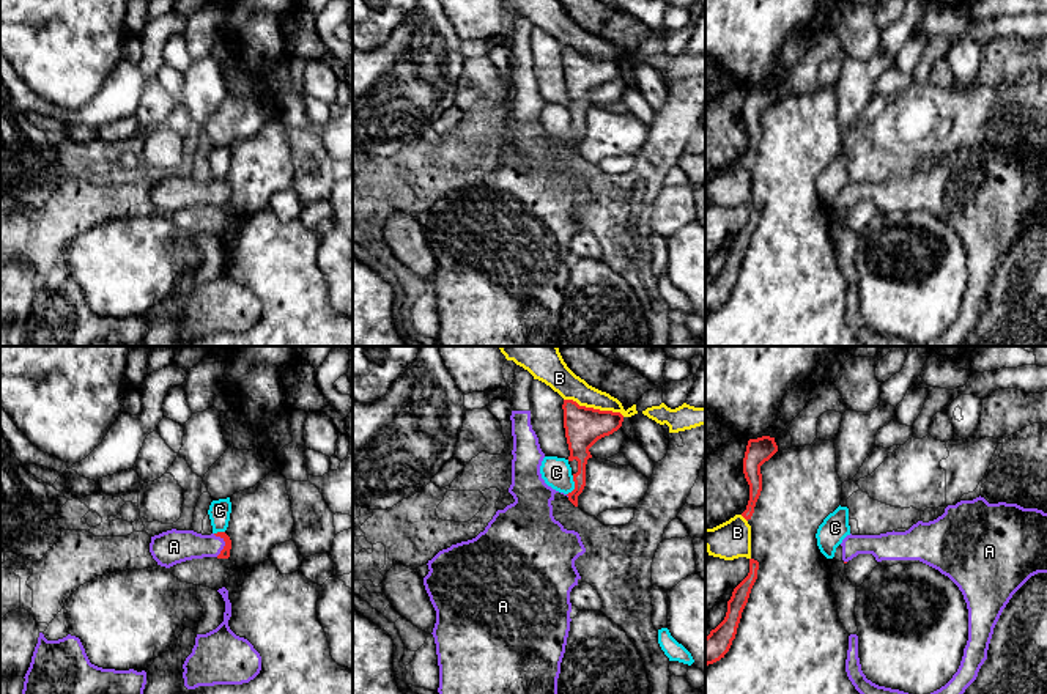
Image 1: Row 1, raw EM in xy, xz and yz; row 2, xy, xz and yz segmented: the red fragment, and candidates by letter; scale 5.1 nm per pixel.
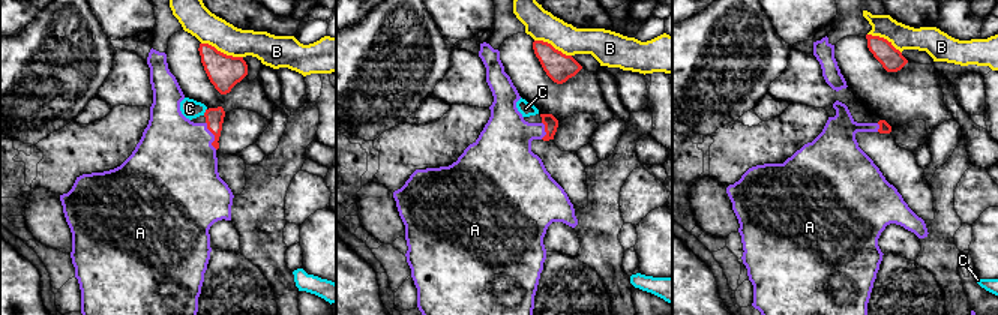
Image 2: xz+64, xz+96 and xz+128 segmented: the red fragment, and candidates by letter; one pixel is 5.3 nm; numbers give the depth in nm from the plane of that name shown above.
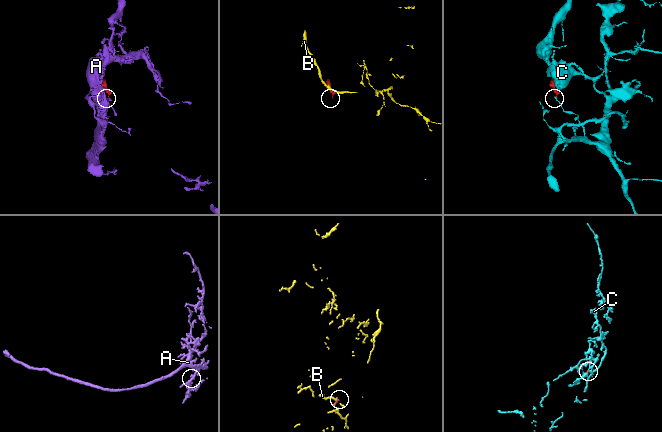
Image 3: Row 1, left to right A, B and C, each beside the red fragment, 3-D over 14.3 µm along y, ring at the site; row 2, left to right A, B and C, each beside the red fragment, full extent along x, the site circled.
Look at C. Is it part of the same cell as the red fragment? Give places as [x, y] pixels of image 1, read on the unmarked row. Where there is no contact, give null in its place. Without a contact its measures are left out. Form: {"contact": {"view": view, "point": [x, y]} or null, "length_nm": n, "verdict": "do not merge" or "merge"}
{"contact": {"view": "xz", "point": [575, 132]}, "length_nm": 110, "verdict": "do not merge"}

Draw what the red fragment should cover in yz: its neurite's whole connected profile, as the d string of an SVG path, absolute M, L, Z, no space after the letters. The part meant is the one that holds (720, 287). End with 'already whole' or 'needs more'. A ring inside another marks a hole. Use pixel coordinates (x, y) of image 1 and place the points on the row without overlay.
M749 206L748 223L734 236L724 268L705 285L705 315L724 305L735 286L742 260L757 227L759 209Z; already whole

